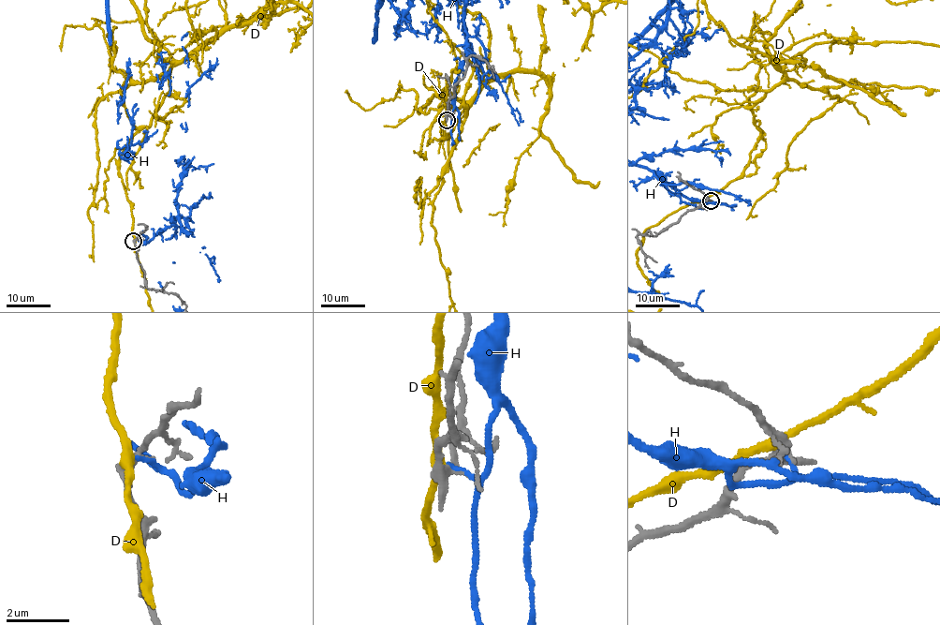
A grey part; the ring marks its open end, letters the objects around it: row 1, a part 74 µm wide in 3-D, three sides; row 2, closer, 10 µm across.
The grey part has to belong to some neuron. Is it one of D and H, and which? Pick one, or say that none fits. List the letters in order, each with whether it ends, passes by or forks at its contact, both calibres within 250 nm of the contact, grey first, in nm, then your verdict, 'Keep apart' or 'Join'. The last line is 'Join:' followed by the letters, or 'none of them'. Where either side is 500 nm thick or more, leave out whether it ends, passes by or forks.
D: It passes by. Thickness 340 nm (grey) against 280 nm. Keep apart
H: It passes by. Thickness 280 nm (grey) against 90 nm. Keep apart
Join: none of them

